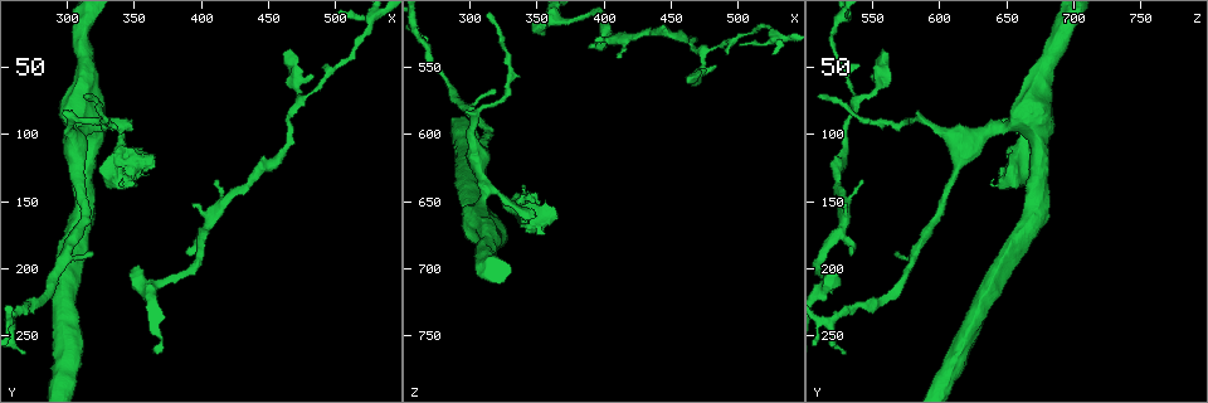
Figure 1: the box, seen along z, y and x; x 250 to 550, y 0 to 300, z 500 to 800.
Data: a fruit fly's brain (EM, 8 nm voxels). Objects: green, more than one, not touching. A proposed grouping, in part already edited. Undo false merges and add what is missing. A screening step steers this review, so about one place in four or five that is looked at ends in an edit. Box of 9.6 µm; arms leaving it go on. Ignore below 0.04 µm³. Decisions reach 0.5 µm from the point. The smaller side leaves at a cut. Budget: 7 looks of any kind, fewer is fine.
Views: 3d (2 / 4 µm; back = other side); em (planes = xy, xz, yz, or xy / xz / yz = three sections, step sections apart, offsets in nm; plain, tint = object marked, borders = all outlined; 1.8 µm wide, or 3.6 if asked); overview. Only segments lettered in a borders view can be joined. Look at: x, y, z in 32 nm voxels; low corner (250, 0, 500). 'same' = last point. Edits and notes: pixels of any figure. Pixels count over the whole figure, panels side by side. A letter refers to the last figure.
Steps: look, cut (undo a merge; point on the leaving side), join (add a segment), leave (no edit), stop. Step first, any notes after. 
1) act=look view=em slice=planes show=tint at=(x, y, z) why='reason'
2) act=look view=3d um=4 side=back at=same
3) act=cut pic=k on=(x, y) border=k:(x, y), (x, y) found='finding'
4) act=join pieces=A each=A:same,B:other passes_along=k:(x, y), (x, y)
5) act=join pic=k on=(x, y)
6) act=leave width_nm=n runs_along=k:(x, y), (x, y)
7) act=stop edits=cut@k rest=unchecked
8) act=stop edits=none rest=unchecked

act=look view=3d um=4 at=(312, 94, 642) why='side arm on a straight run'

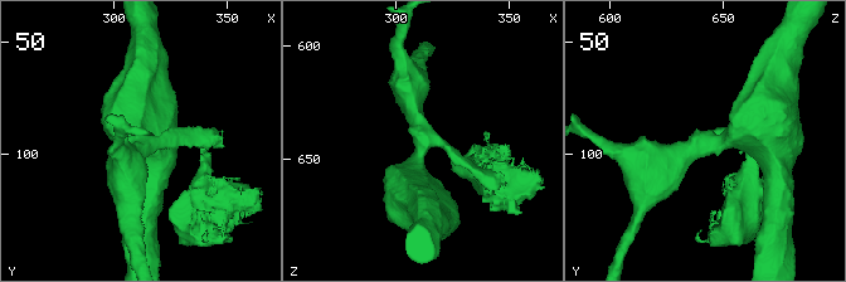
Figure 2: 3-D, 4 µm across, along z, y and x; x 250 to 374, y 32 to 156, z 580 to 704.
act=look view=em um=3.6 slice=xy step=4 show=borders at=(313, 95, 642) arms=3 arm_widths_nm=170,380,650 why='now the EM'

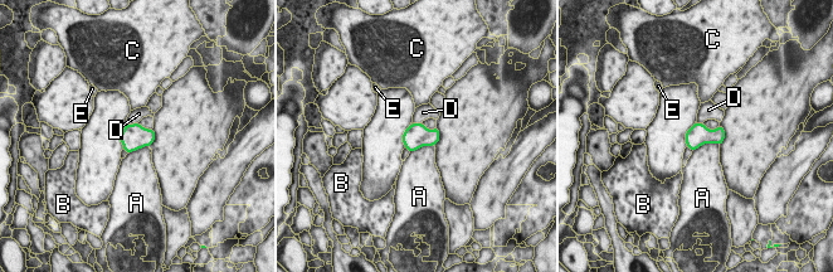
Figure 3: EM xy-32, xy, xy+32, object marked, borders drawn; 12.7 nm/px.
act=leave each=A:other,B:other,C:other,D:other,E:other border=3:(719, 144), (702, 144), (692, 151) found='one neuron here'

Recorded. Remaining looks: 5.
act=look view=em slice=xz step=4 show=borders at=(472, 76, 538) why='arms part here'

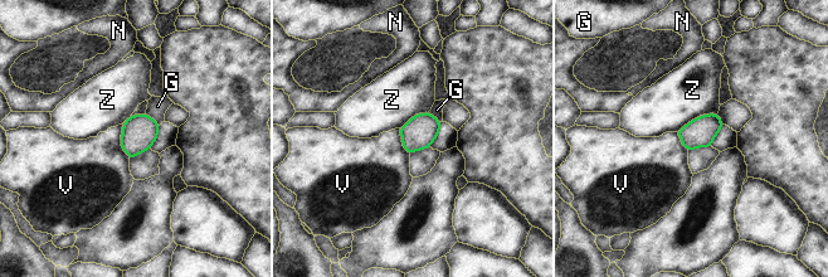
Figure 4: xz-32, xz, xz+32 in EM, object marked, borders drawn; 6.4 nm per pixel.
act=leave width_nm=190 each=G:other,N:other,V:other,Z:other found='one neuron here'

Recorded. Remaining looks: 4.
act=look view=em slice=xy step=8 show=borders at=(352, 198, 518) why='an open end'

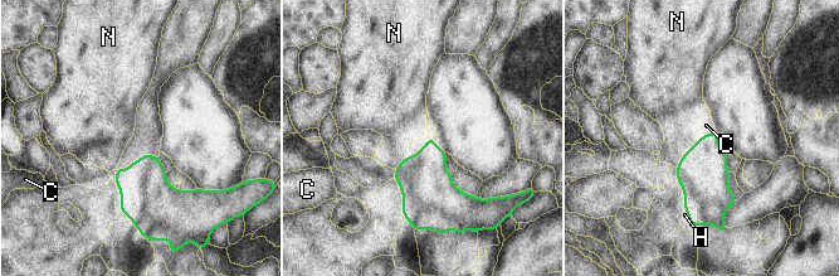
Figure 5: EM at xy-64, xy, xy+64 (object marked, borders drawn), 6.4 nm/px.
act=look view=em slice=planes show=borders at=same

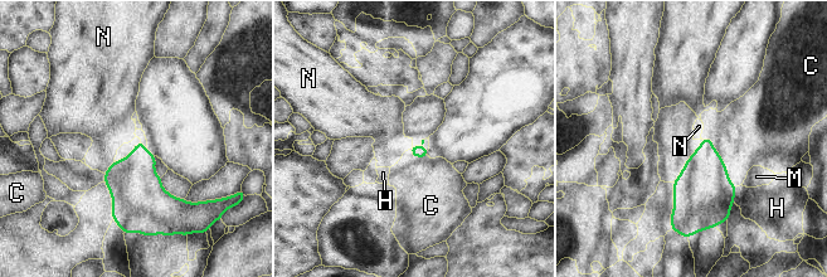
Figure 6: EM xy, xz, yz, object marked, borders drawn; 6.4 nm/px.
act=leave each=C:other,H:other,M:other,N:other border=6:(115, 161), (103, 173) found='none of them fits'

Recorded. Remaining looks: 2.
act=stop edits=none rest=unchecked

